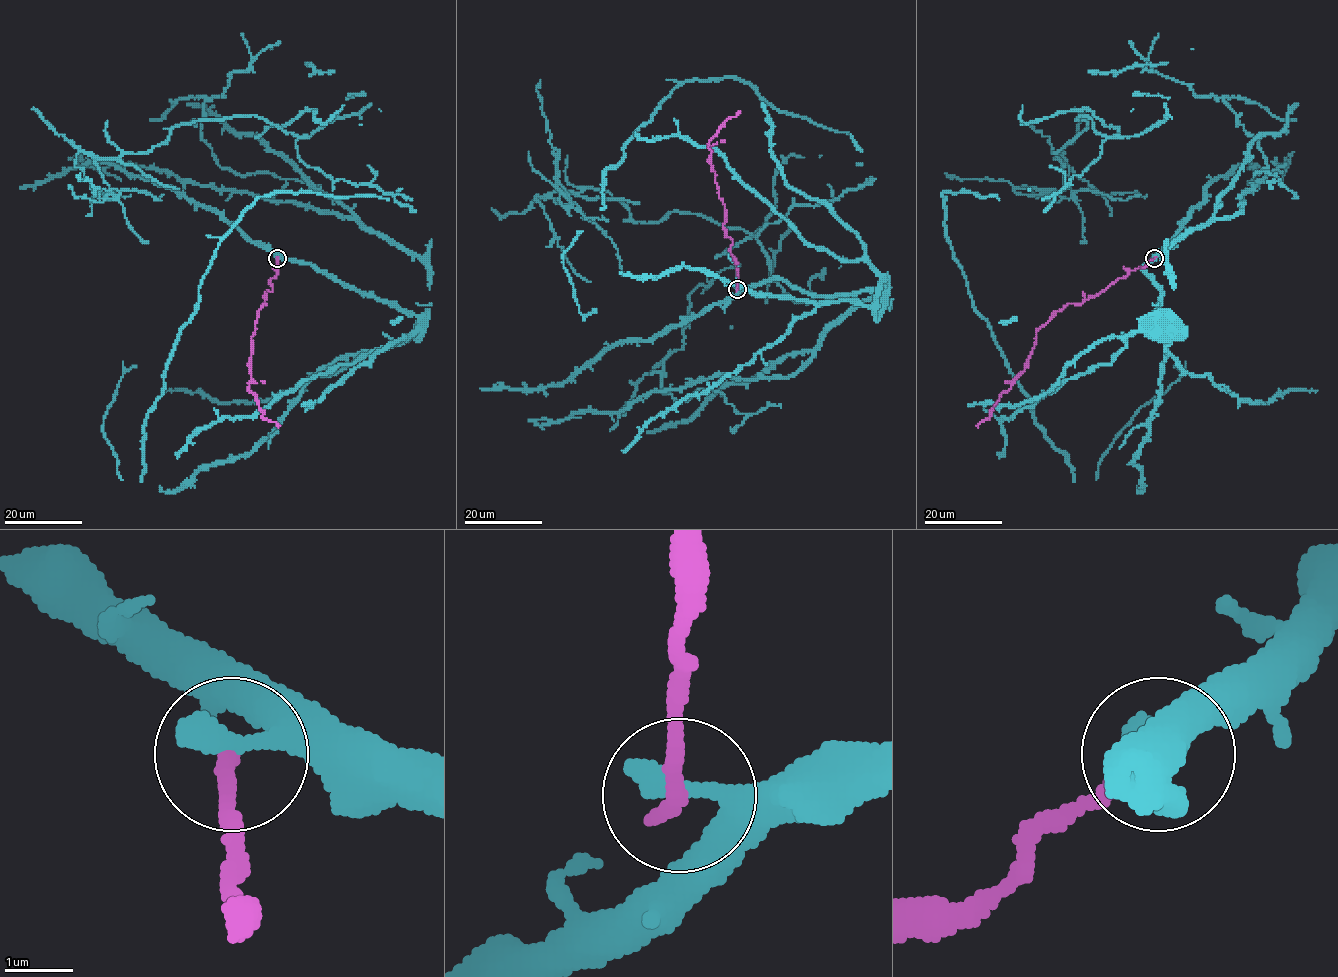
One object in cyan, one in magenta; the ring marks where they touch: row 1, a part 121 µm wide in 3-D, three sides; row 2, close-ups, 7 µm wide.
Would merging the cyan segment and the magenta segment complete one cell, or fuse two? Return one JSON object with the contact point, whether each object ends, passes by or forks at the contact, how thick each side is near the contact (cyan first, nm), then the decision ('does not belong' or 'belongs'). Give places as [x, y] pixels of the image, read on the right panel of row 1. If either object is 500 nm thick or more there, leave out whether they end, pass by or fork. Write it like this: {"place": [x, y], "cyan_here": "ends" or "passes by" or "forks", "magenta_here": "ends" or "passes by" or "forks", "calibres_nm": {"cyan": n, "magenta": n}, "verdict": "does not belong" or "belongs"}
{"place": [1154, 258], "calibres_nm": {"cyan": 500, "magenta": 320}, "verdict": "does not belong"}

